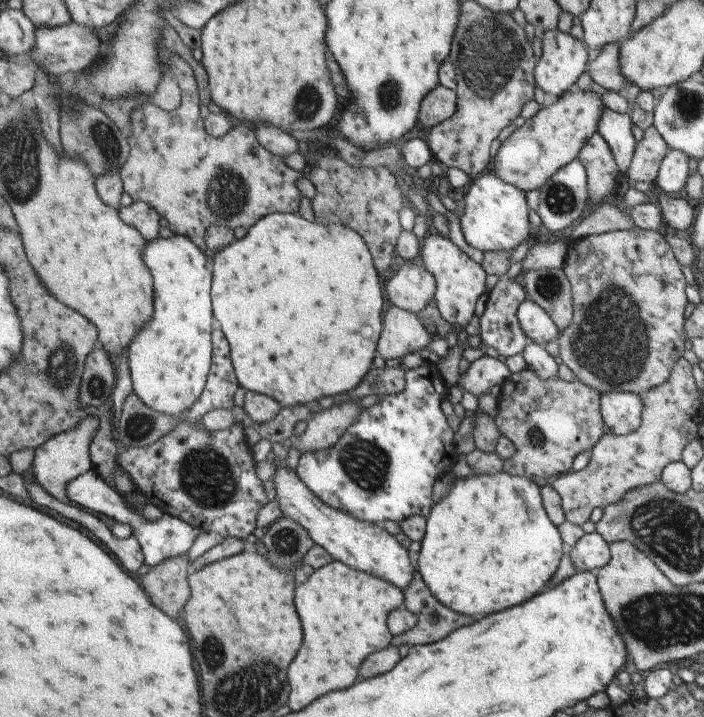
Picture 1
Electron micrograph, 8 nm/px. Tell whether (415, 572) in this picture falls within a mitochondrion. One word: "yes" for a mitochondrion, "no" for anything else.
no

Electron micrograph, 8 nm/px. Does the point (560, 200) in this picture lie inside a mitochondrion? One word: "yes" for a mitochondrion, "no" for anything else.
yes

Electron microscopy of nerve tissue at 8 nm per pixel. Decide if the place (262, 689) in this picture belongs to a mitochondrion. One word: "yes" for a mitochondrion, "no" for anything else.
yes

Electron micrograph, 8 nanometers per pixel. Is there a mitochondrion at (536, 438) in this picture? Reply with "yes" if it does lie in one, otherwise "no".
yes

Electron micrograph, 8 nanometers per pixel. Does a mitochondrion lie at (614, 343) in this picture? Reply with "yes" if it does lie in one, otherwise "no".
yes

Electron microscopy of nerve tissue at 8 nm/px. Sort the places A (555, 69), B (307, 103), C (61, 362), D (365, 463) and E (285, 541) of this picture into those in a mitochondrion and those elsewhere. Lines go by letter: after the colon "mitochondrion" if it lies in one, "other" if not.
A: other
B: mitochondrion
C: mitochondrion
D: mitochondrion
E: mitochondrion

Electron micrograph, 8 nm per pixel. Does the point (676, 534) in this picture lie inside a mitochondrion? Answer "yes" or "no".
yes

